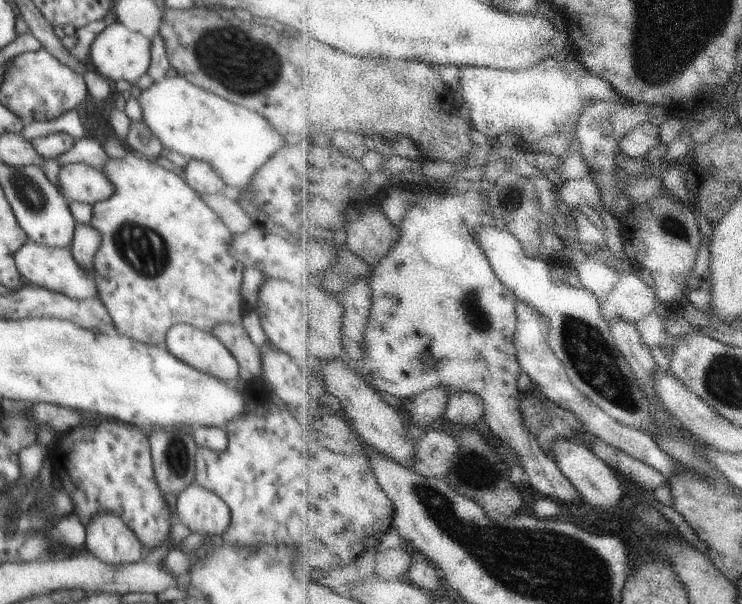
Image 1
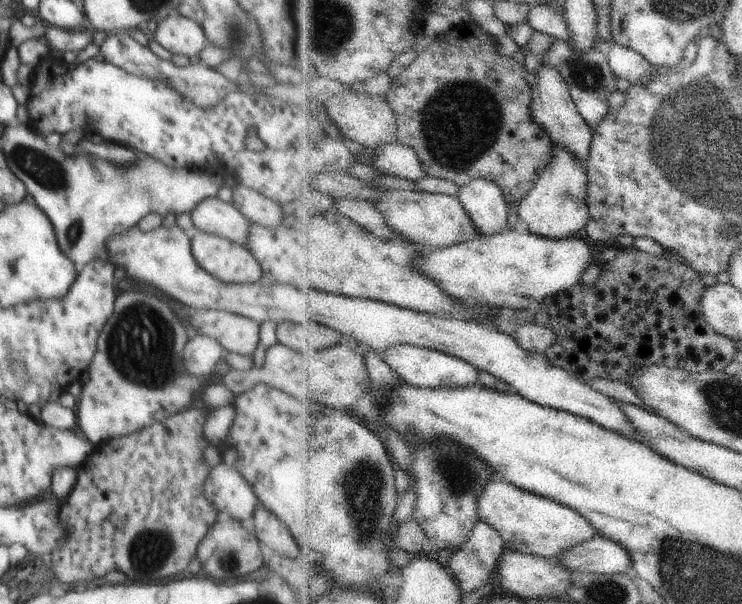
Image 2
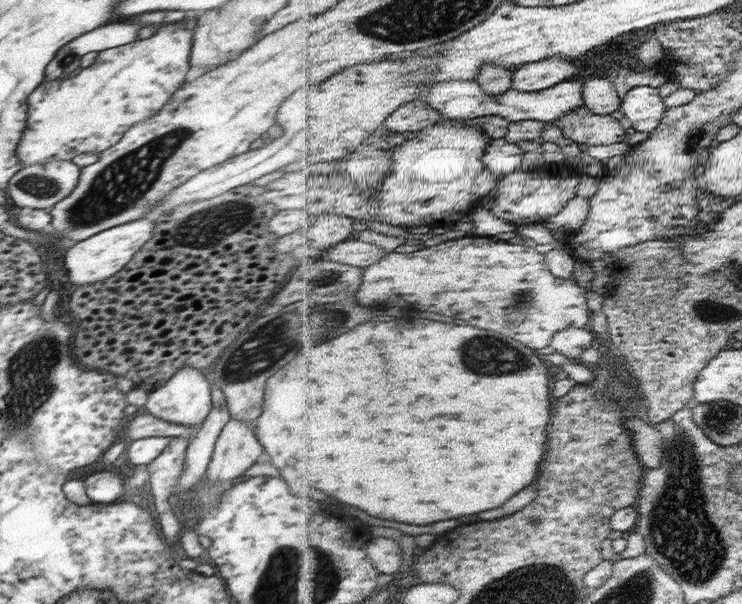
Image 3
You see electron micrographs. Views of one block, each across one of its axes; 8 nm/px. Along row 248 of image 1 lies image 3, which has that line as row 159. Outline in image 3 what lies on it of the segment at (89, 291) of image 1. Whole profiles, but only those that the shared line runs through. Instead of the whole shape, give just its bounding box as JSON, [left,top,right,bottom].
[16,22,194,167]

